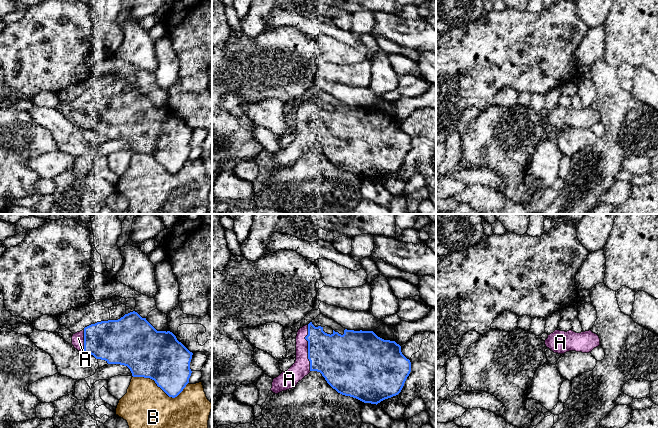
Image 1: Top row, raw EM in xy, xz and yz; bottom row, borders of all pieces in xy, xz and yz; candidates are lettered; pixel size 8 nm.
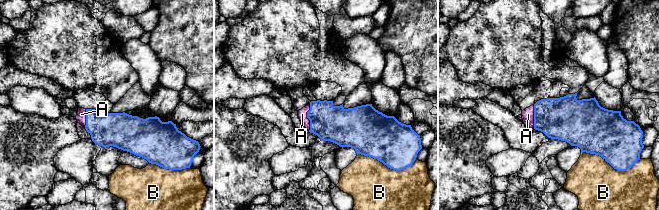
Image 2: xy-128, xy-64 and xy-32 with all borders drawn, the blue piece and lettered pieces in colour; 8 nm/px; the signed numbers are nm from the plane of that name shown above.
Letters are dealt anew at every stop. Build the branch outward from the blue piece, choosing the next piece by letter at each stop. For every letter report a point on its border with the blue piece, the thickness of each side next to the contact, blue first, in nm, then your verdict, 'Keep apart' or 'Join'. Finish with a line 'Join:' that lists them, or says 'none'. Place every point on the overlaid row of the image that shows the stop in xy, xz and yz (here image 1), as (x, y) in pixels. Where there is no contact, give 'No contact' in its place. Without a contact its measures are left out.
A: Touches blue at xz (308, 348). Thickness 380 nm (blue) against 140 nm. Join
B: Touches blue at xy (161, 388). Thickness 380 nm (blue) against 360 nm. Keep apart
Join: A

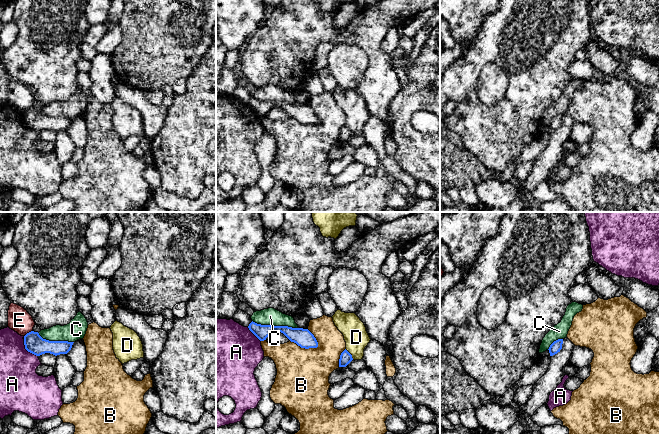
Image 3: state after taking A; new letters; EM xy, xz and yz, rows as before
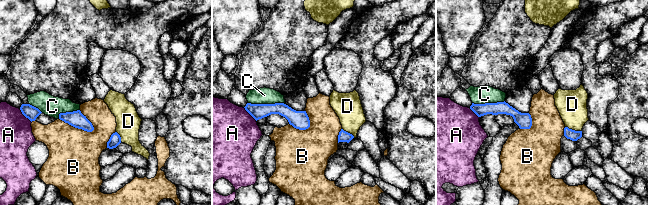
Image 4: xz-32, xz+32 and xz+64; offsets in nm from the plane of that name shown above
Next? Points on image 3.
A: Touches blue at xy (27, 350). Thickness 160 nm (blue) against 300 nm. Keep apart
B: Touches blue at xz (304, 347). Thickness 150 nm (blue) against 420 nm. Keep apart
C: Touches blue at xz (275, 326). Thickness 140 nm (blue) against 140 nm. Keep apart
D: Touches blue at xz (350, 354). Thickness 100 nm (blue) against 190 nm. Keep apart
E: Touches blue at xy (27, 333). Thickness 160 nm (blue) against 190 nm. Keep apart
Join: none

